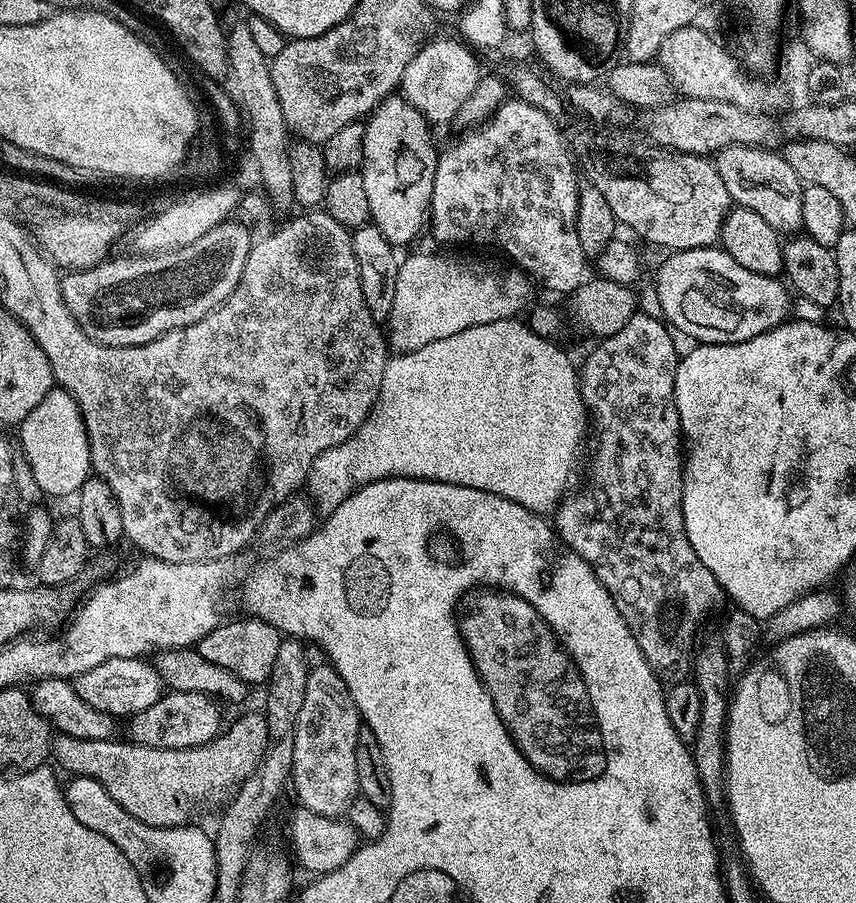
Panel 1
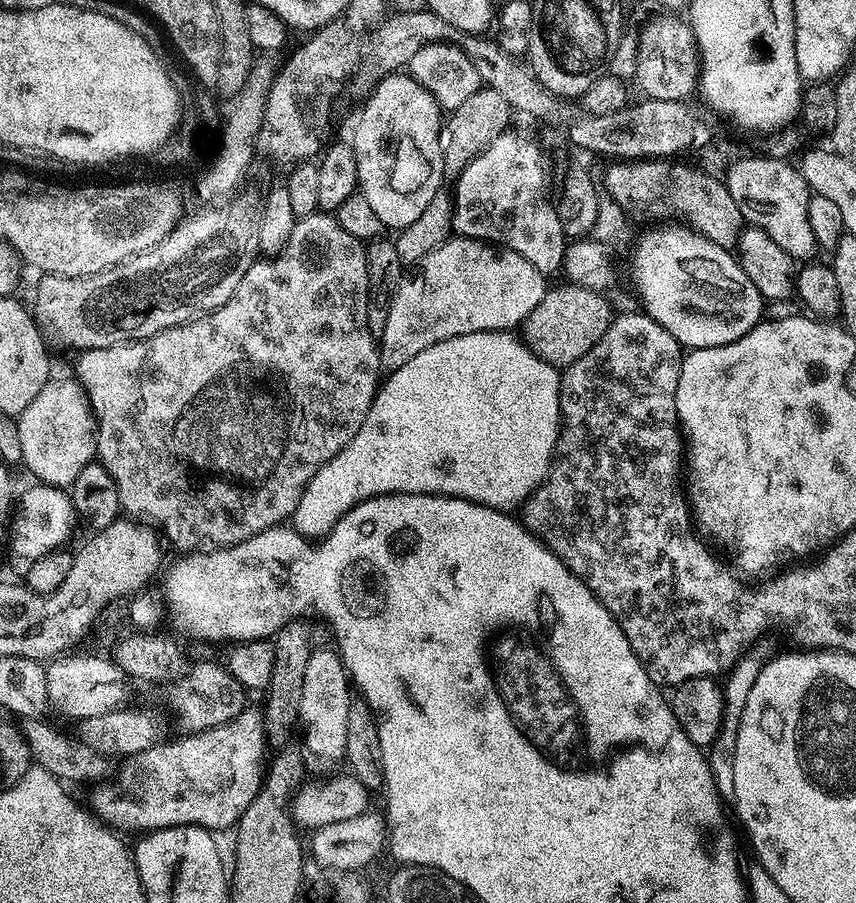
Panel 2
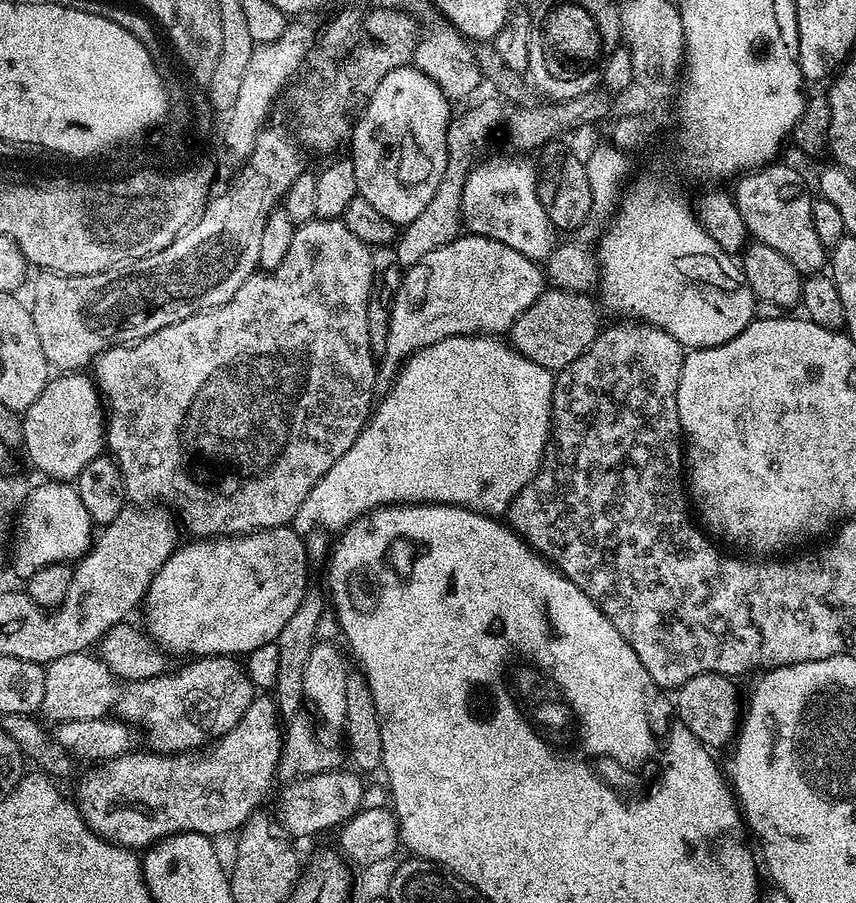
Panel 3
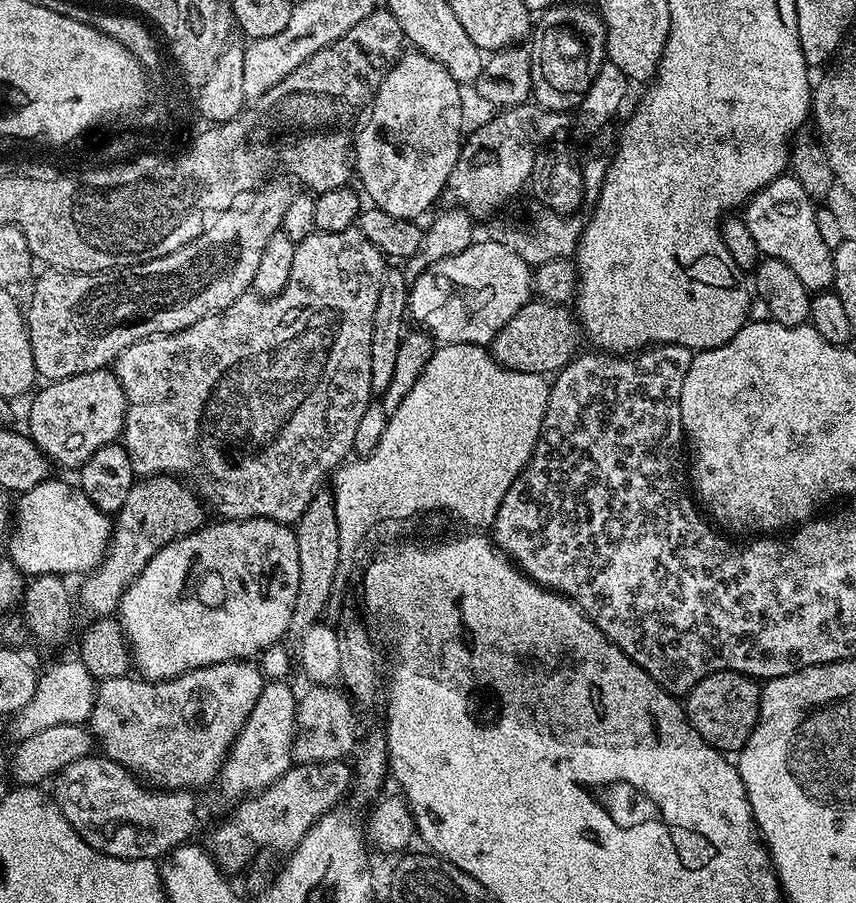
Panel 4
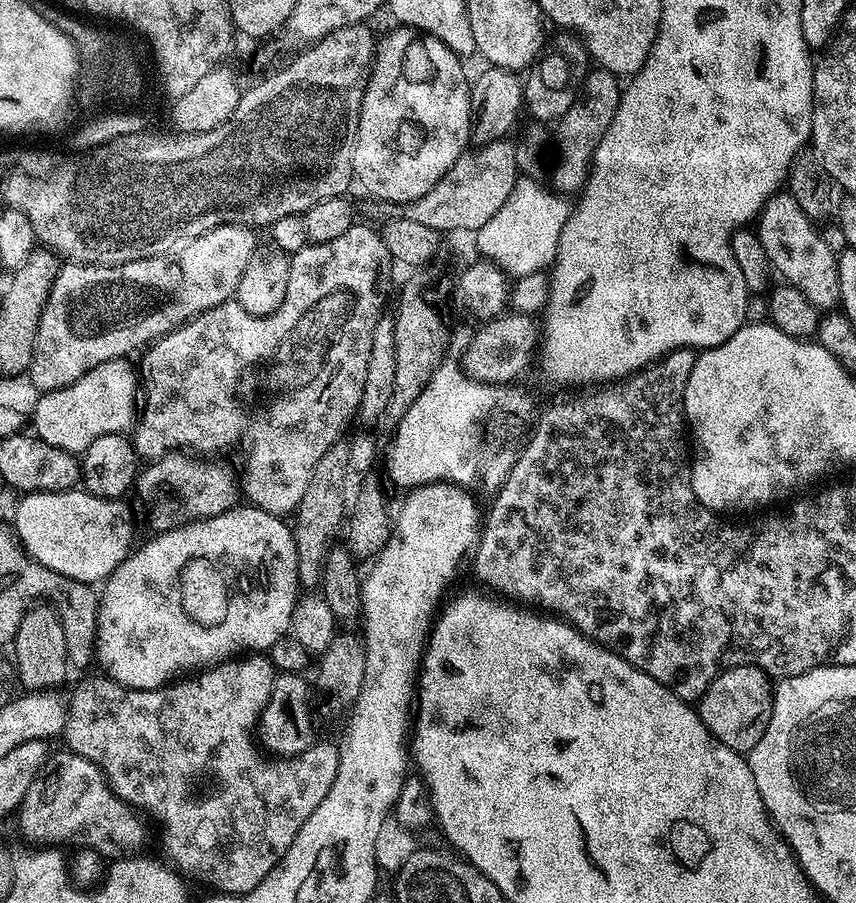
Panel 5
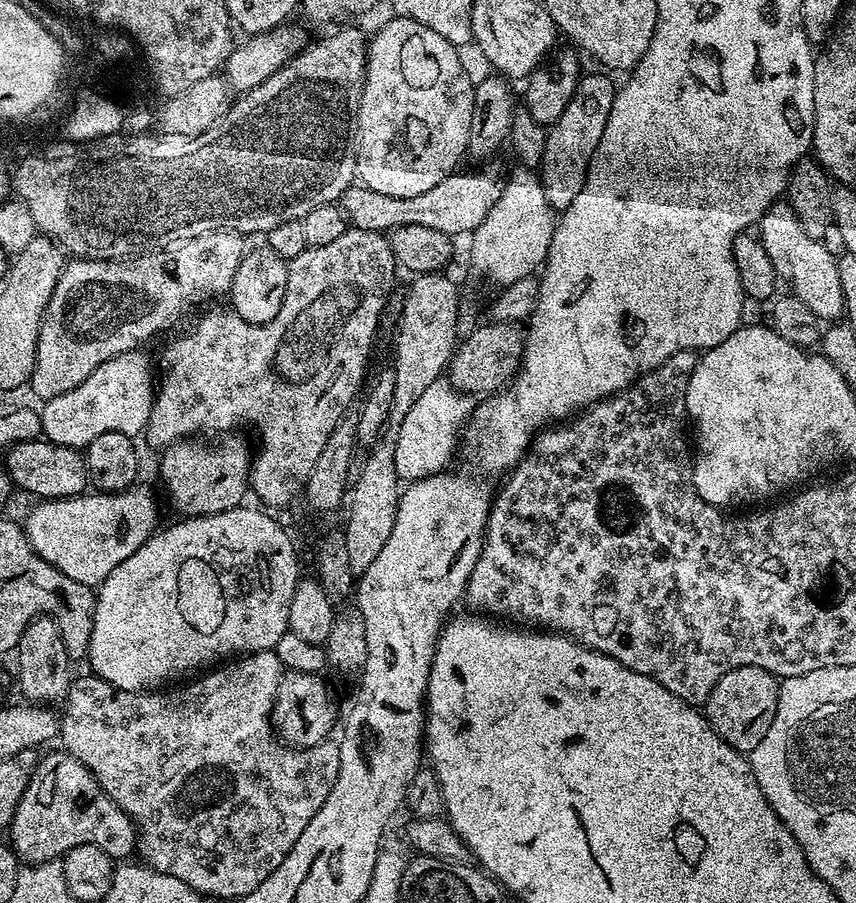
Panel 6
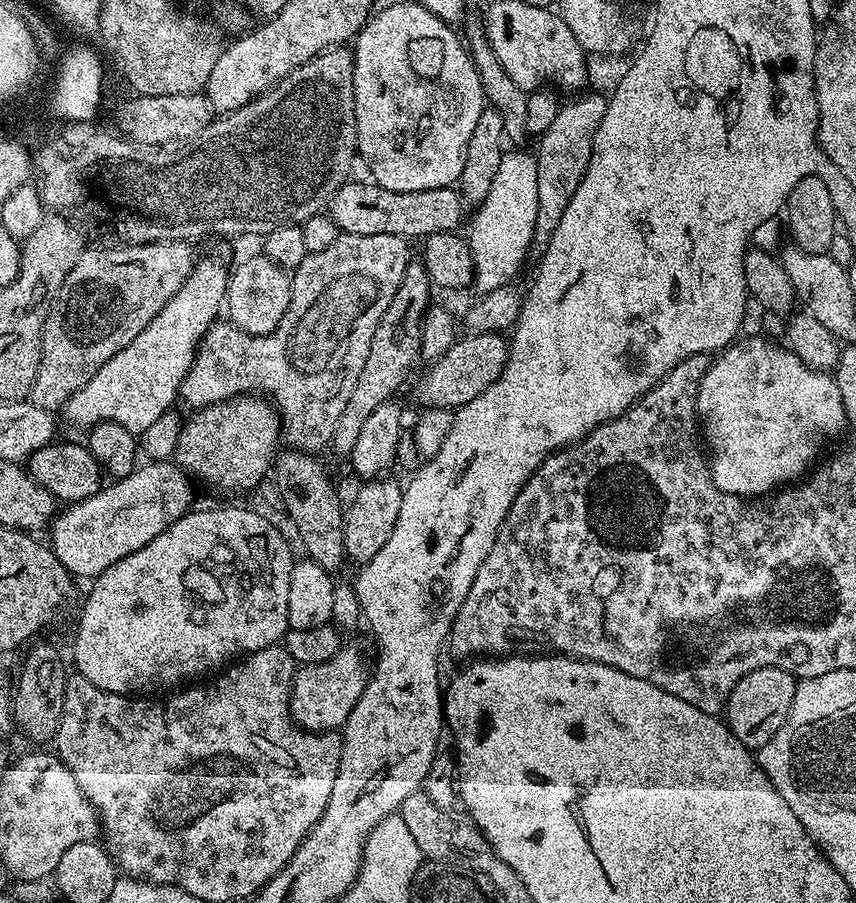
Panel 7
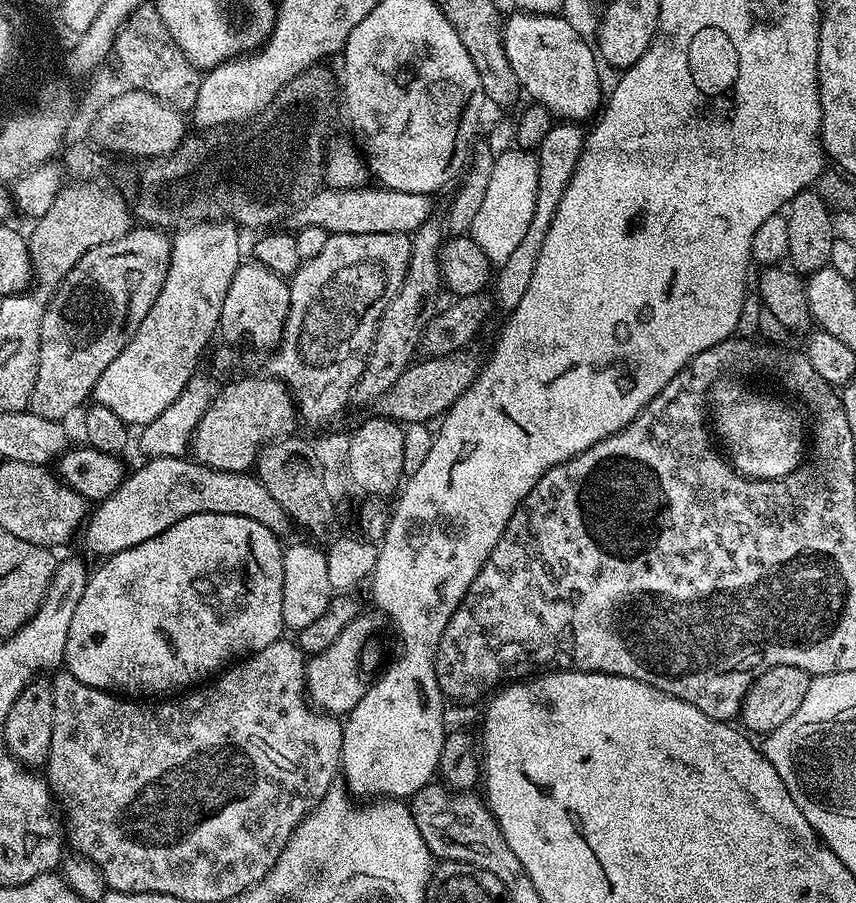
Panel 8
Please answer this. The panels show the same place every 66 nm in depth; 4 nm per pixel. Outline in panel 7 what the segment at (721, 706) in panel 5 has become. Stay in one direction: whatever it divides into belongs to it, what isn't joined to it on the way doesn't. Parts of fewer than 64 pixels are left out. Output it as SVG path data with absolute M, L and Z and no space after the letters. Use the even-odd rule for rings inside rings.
M762 667L746 673L726 699L724 720L728 728L750 750L759 750L789 716L797 683L797 677L782 667Z

